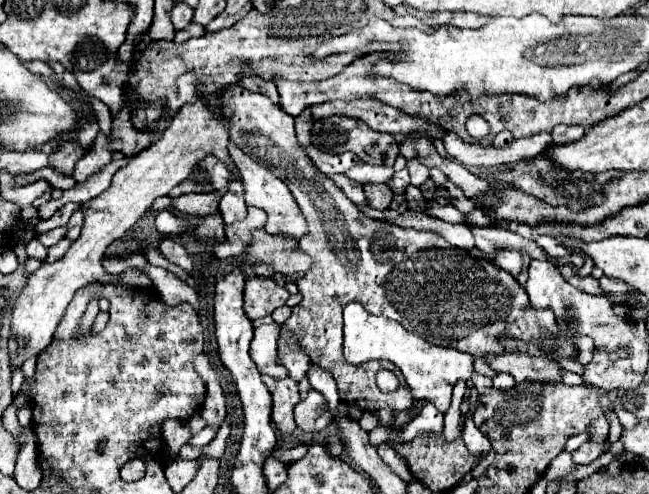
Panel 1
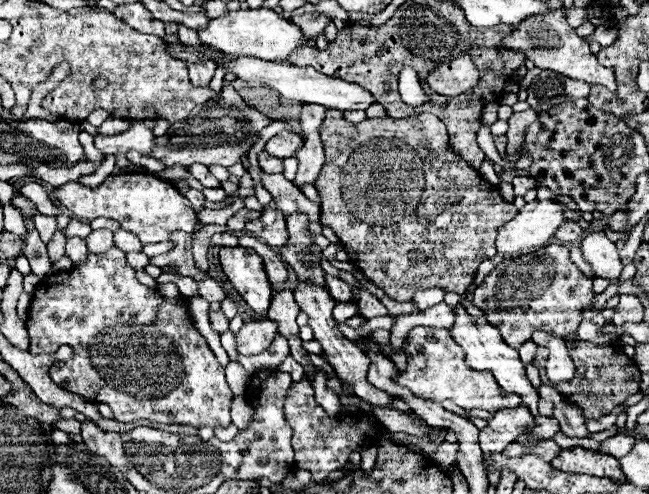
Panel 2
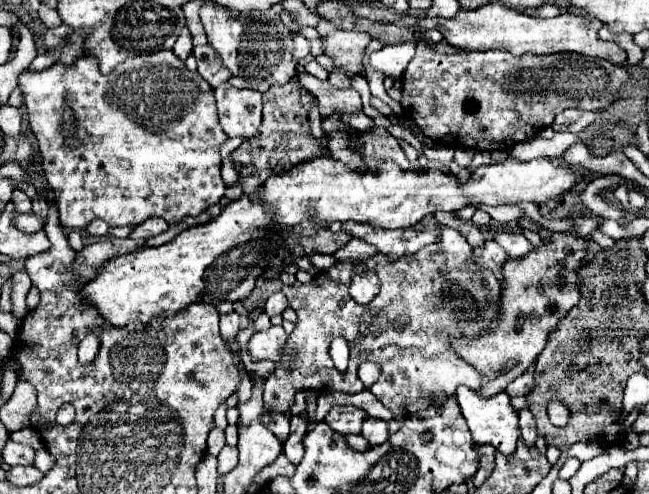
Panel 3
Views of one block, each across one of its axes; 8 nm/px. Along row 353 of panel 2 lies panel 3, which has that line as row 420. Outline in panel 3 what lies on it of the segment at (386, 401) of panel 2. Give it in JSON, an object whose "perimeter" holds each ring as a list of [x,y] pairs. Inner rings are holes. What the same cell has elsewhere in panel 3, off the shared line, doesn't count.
{"perimeter":[[[334,406],[324,422],[338,434],[360,434],[360,424],[366,420],[366,412],[354,406]]]}

